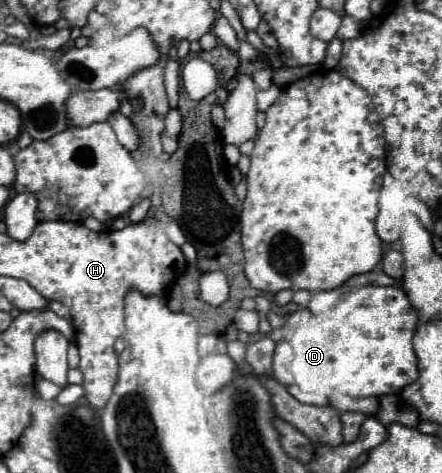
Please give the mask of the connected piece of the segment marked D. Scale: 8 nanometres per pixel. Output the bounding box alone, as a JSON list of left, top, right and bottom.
[271,287,417,397]

